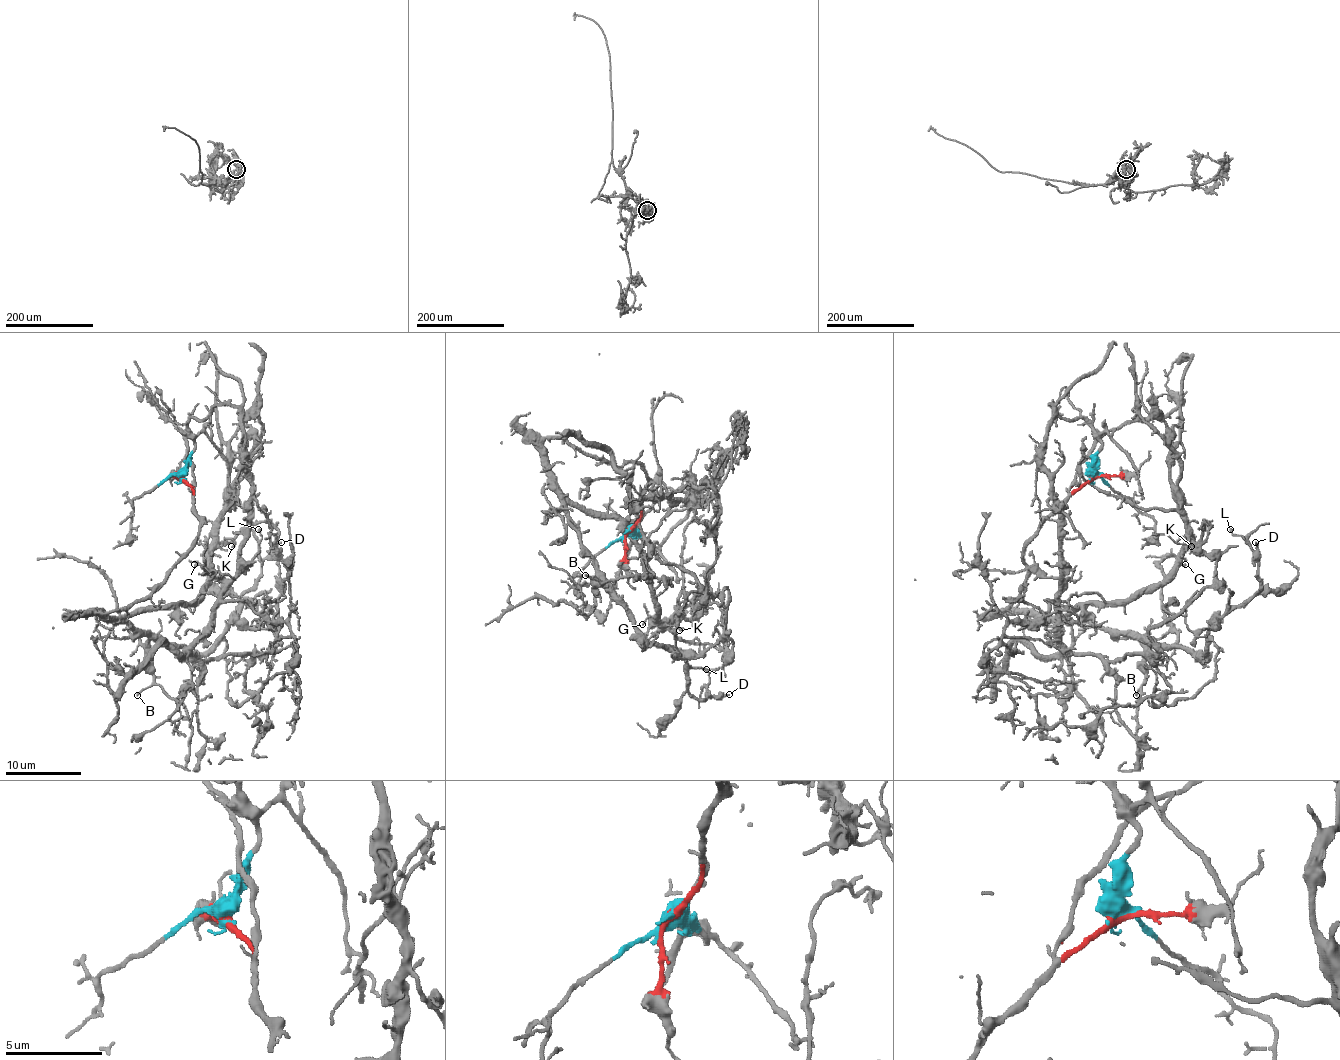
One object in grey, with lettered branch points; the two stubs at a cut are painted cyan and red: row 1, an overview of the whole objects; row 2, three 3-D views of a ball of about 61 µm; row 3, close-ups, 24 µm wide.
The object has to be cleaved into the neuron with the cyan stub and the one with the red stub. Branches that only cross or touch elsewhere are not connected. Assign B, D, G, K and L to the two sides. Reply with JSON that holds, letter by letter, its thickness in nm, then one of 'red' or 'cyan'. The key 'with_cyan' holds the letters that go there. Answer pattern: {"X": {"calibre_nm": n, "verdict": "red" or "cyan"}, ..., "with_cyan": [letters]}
{"B": {"calibre_nm": 150, "verdict": "red"}, "D": {"calibre_nm": 150, "verdict": "red"}, "G": {"calibre_nm": 160, "verdict": "red"}, "K": {"calibre_nm": 130, "verdict": "red"}, "L": {"calibre_nm": 160, "verdict": "red"}, "with_cyan": []}

